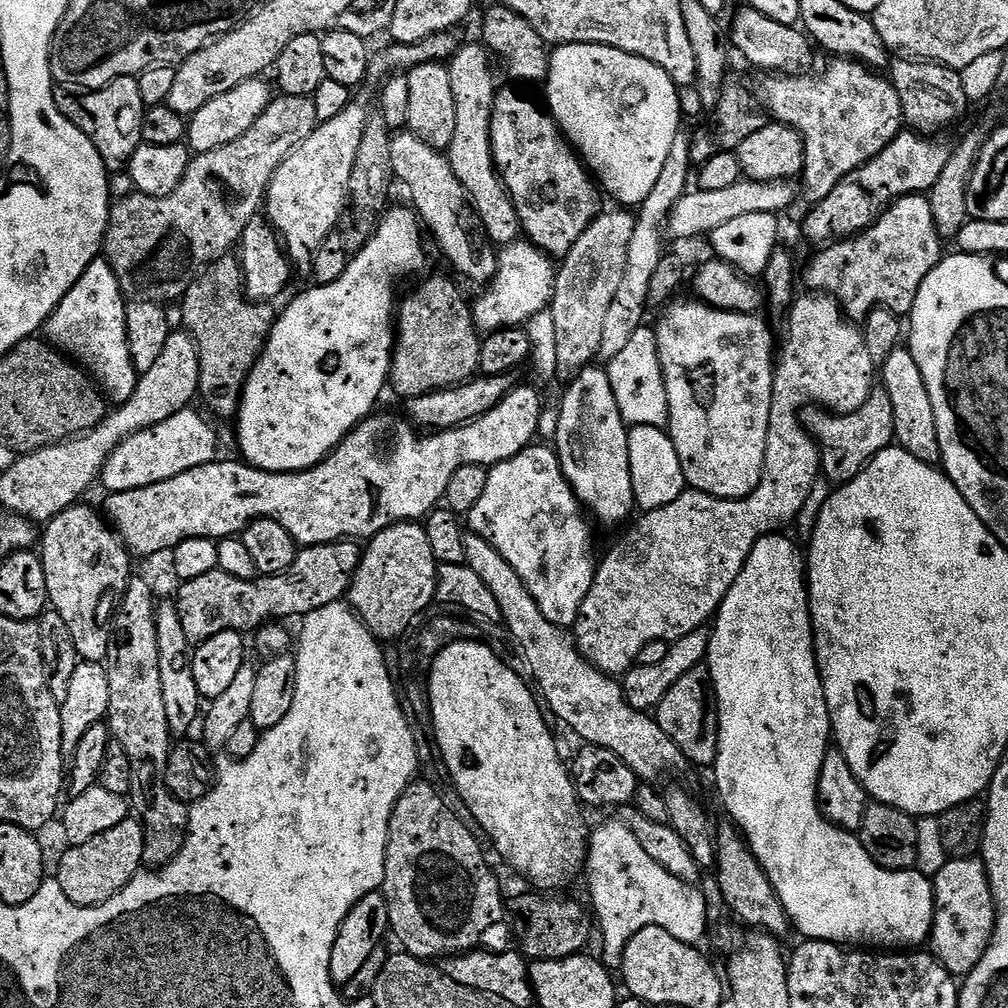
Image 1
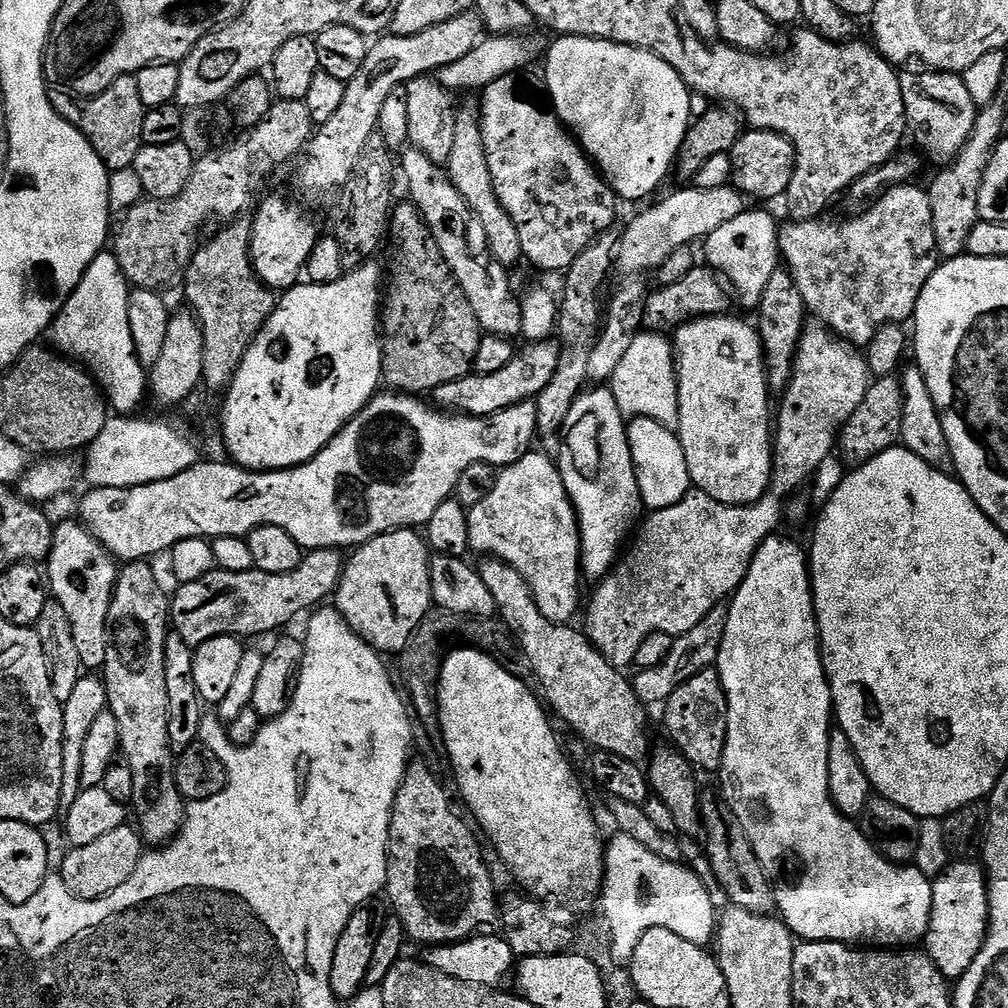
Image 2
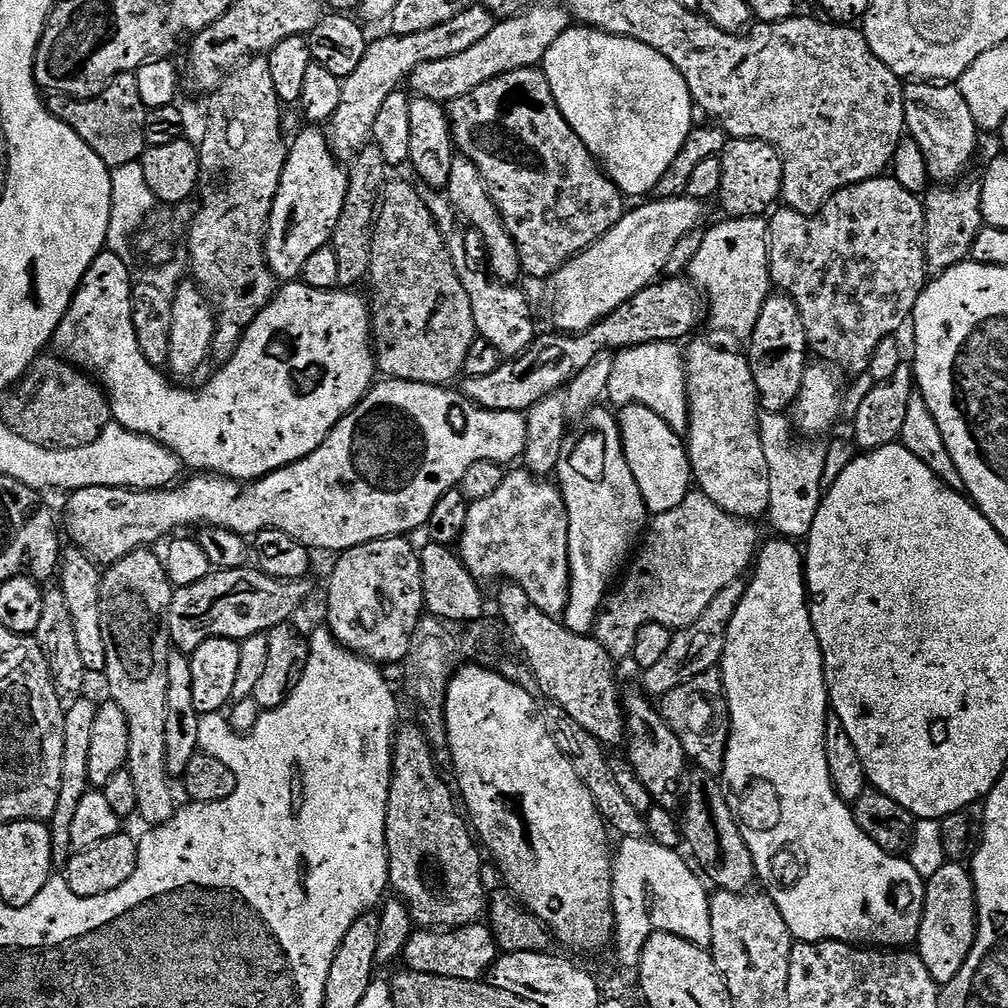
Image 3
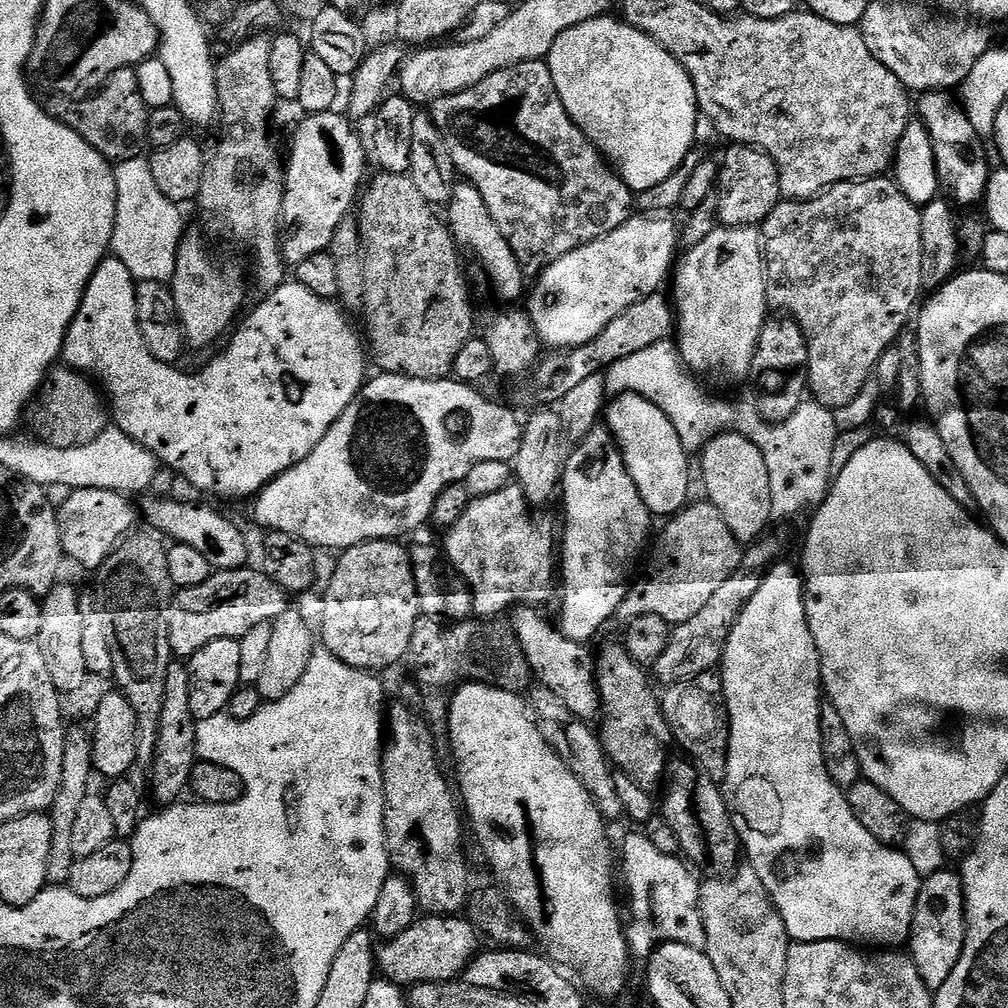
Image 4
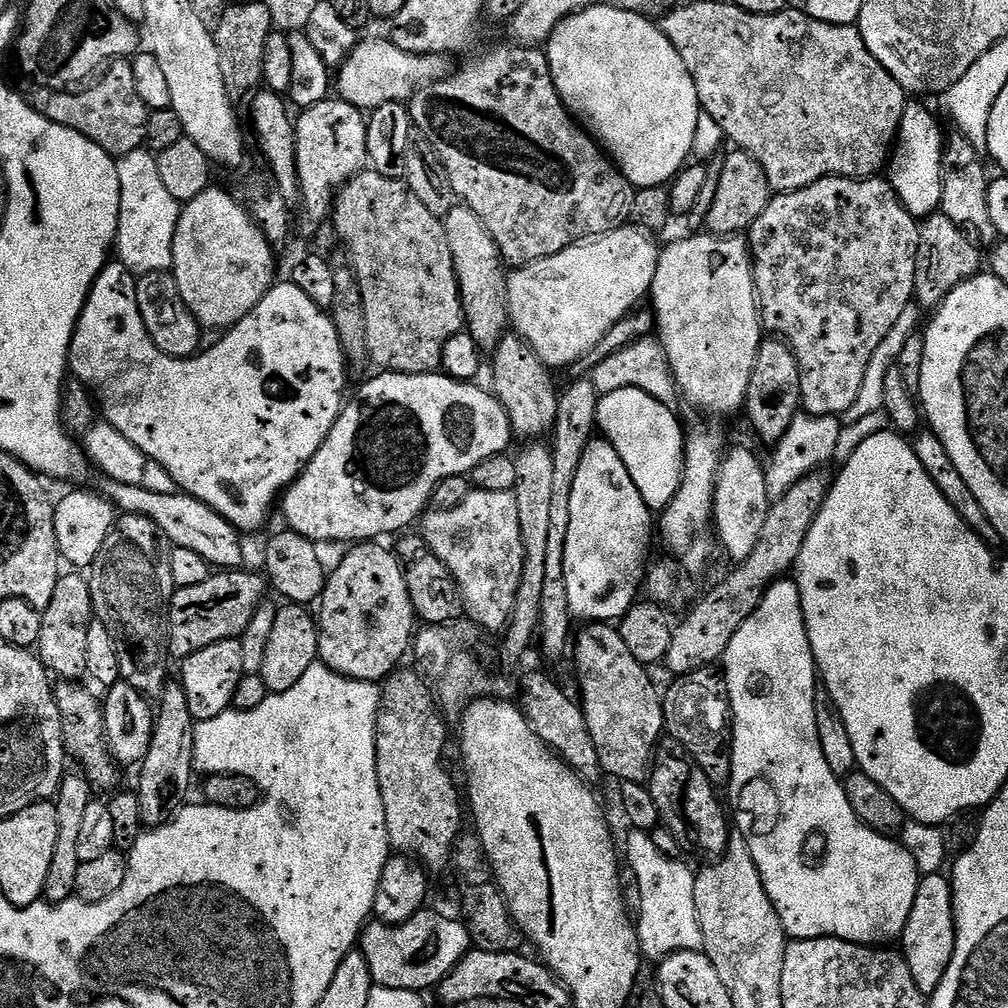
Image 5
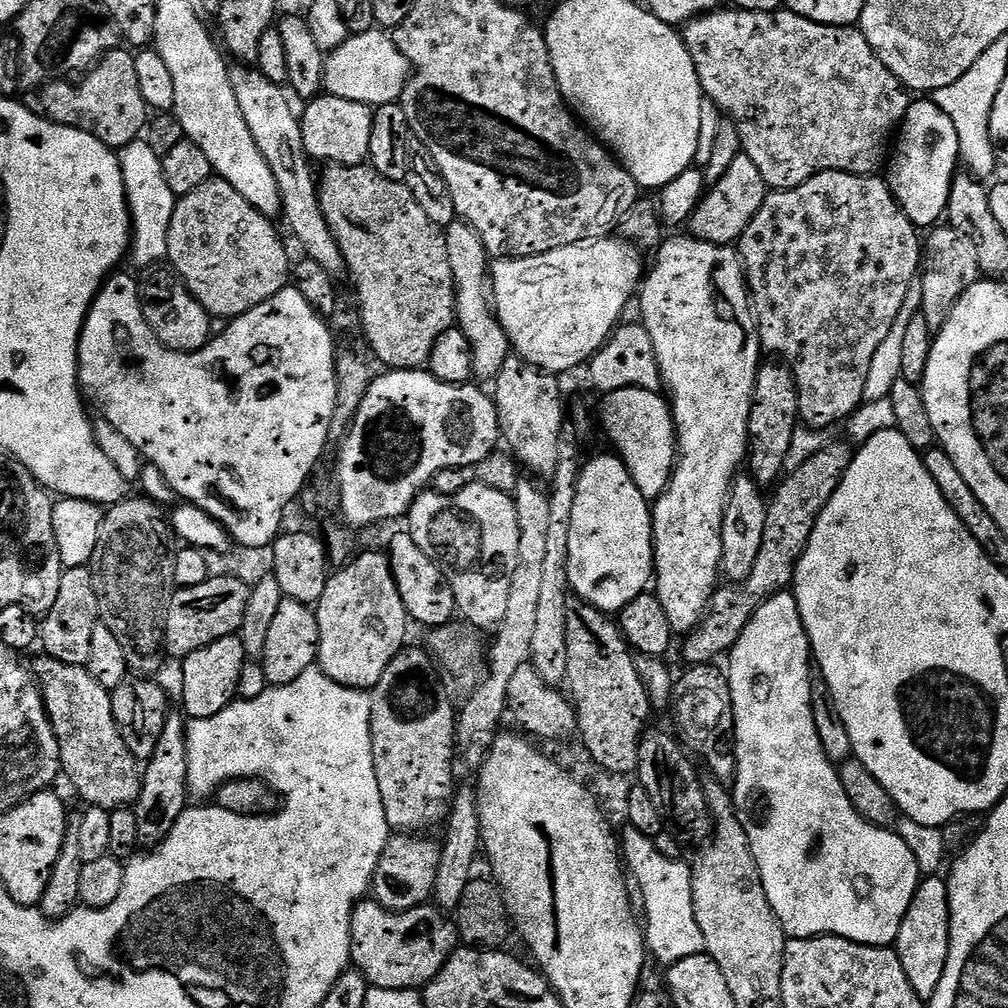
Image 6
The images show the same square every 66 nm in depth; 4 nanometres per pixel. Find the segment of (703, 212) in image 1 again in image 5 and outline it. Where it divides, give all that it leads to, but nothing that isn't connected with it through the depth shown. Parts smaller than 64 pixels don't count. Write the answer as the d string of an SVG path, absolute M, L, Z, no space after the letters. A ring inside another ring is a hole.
M621 226L610 232L603 232L577 244L571 244L566 250L550 258L536 260L508 272L508 319L515 335L521 336L538 354L549 369L567 369L577 364L622 317L637 307L640 299L652 291L654 274L660 261L661 249L656 248L657 237L639 227Z

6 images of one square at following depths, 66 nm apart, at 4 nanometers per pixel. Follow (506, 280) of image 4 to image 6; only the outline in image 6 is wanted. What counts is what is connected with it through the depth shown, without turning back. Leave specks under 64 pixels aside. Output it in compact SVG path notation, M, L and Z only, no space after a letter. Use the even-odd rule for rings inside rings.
M463 222L450 225L444 237L456 287L455 327L460 328L462 334L466 334L466 342L470 342L473 377L494 378L508 361L512 343L508 340L506 330L502 330L502 322L497 318L492 302L492 274L488 251L486 246L482 246L482 238L478 238L475 230Z

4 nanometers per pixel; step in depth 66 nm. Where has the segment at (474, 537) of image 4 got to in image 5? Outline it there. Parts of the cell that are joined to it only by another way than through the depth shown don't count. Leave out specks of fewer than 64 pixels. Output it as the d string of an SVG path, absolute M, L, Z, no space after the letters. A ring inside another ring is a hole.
M474 490L454 510L437 508L423 517L424 541L442 558L454 578L467 619L489 630L503 629L512 615L522 578L524 550L519 530L518 505L510 492Z

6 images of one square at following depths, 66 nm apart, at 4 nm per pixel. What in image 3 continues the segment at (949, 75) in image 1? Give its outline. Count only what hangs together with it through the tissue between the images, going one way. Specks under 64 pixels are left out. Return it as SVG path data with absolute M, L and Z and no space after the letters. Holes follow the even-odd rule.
M908 82L904 84L904 126L907 135L918 142L926 158L929 181L951 186L969 175L968 167L980 148L982 133L962 98L959 87L952 82Z

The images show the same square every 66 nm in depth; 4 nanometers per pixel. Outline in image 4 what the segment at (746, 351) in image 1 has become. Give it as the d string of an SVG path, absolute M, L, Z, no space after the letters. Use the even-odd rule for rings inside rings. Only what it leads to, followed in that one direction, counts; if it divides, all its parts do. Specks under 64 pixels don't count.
M721 432L714 436L707 446L699 453L700 472L704 475L704 492L707 503L716 507L716 515L730 526L734 538L740 541L741 545L748 546L760 539L769 531L768 523L773 523L770 498L769 471L766 470L765 459L762 452L754 446L754 443L747 440L737 432Z

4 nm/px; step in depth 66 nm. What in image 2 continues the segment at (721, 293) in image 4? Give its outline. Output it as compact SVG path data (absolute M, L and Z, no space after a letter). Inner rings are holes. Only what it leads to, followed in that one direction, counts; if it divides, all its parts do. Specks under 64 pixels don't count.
M746 210L731 222L718 226L702 244L707 267L712 268L734 289L738 304L744 308L759 309L762 290L770 282L770 274L781 263L778 223L768 212Z

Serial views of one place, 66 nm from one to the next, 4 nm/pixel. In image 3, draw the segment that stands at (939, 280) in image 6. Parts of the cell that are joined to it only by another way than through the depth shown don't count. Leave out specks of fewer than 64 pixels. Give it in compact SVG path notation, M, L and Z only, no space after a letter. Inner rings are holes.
M965 178L951 186L932 186L927 189L926 195L923 197L924 201L924 257L928 263L929 273L939 274L950 270L954 266L965 263L972 255L972 247L974 246L974 238L978 238L981 228L985 227L984 216L980 212L982 206L982 190L980 189L979 183L972 178Z

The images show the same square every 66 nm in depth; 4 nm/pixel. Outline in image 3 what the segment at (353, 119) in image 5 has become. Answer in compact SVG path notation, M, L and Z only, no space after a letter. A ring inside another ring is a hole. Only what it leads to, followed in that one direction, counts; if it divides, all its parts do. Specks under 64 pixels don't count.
M308 126L305 132L295 133L296 141L291 141L282 182L278 182L278 194L268 219L264 253L269 270L280 282L299 281L302 266L306 266L310 254L329 247L342 205L346 203L348 168L336 164L340 162L332 151L329 137L320 131L319 127Z

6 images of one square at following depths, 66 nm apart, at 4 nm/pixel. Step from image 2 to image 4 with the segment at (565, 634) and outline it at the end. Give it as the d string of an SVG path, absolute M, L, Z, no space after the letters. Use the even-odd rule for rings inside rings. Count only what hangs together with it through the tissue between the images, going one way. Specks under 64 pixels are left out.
M516 606L510 612L512 629L526 654L526 662L530 662L533 677L543 687L554 690L554 694L562 698L570 714L580 720L595 721L601 715L602 709L600 691L596 685L594 652L591 652L588 644L579 644L566 638L566 634L562 634L559 627L553 621L551 624L540 612L543 611L536 606Z

